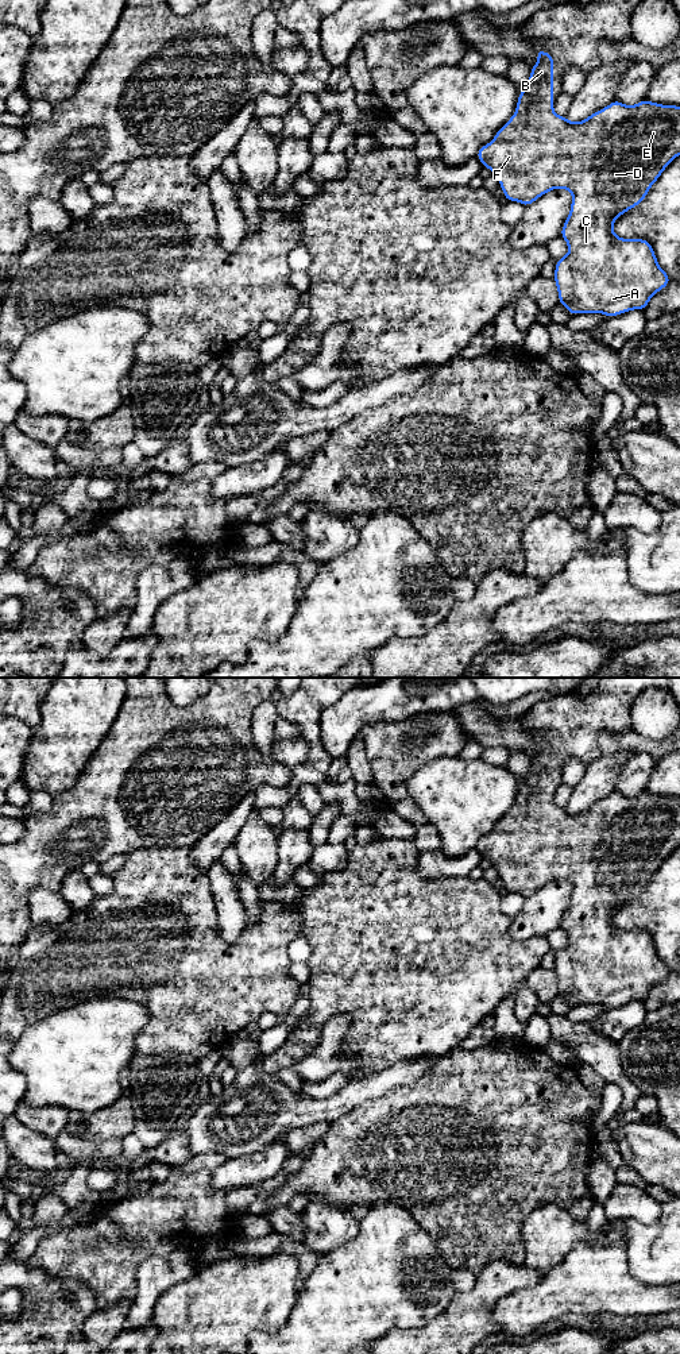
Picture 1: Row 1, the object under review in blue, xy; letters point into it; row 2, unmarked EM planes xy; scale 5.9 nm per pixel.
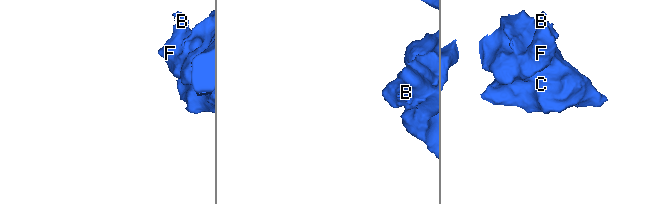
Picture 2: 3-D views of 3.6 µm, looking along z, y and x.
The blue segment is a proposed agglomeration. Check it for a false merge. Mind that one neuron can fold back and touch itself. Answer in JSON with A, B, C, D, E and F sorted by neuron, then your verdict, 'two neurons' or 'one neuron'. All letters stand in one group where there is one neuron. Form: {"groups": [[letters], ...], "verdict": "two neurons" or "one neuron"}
{"groups": [["A", "B", "C", "D", "E", "F"]], "verdict": "one neuron"}

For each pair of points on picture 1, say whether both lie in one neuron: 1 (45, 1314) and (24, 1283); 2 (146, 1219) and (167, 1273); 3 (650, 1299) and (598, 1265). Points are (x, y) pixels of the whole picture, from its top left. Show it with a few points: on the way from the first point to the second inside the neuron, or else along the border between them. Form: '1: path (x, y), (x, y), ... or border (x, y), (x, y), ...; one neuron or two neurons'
1: path (45, 1306), (33, 1291); one neuron
2: border (192, 1258), (181, 1250), (149, 1256), (135, 1276); two neurons
3: path (637, 1299), (630, 1297), (611, 1279); one neuron

